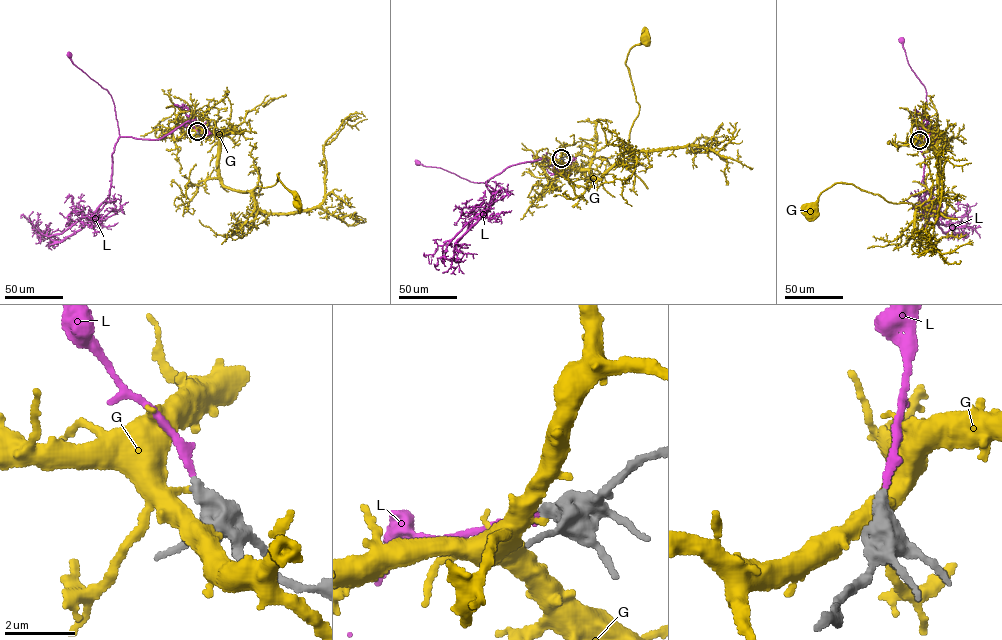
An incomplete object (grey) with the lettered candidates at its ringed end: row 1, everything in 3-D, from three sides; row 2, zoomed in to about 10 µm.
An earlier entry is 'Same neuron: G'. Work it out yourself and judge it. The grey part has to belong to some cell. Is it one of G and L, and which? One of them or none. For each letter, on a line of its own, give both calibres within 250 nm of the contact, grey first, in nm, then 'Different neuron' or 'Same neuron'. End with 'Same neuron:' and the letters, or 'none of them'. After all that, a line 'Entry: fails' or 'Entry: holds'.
G: Thickness 500 nm (grey) against 280 nm. Different neuron
L: Thickness 400 nm (grey) against 200 nm. Same neuron
Same neuron: L
Entry: fails

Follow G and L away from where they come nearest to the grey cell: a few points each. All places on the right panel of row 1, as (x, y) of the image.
G: (919, 140), (930, 141), (938, 163), (938, 197), (930, 205), (888, 202), (834, 183), (810, 212)
L: (919, 140), (923, 129), (911, 138), (920, 133), (924, 120), (926, 90), (908, 63), (901, 40)

